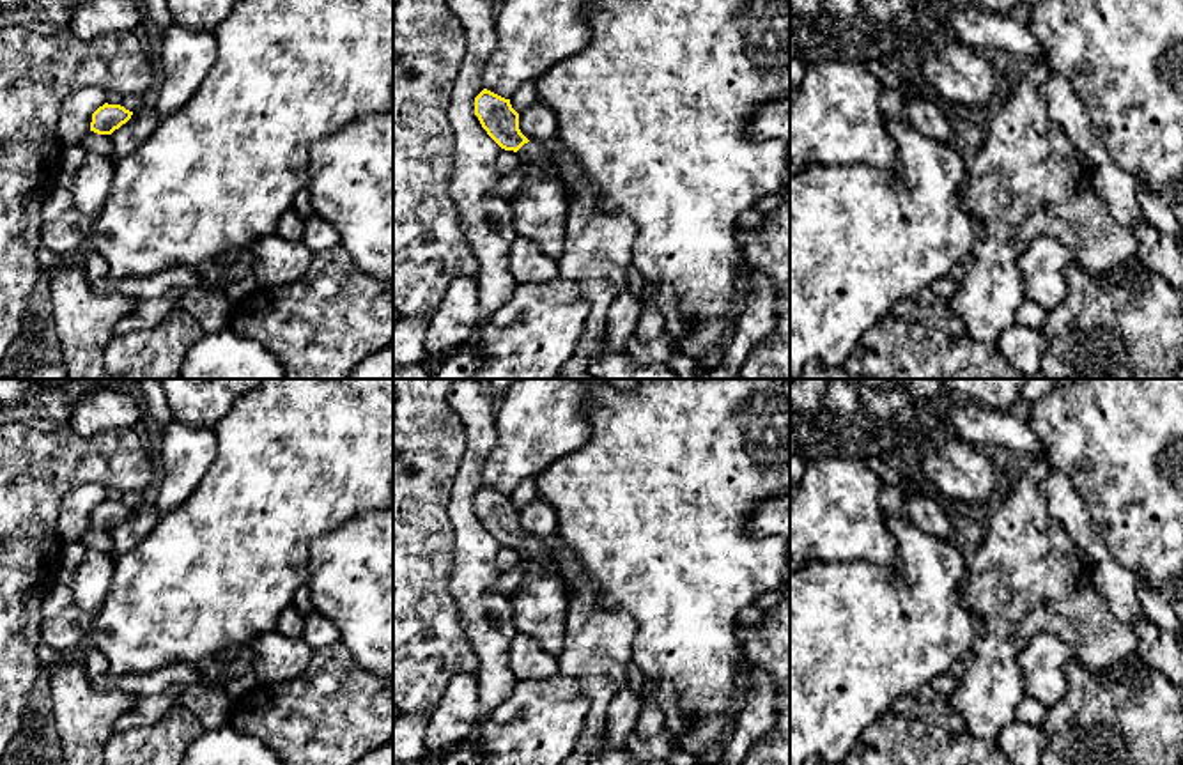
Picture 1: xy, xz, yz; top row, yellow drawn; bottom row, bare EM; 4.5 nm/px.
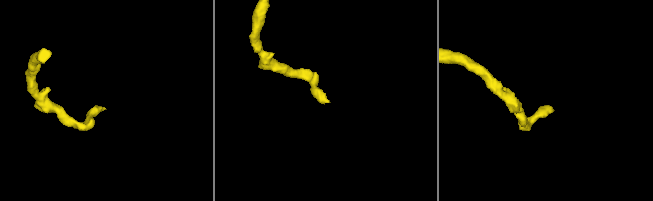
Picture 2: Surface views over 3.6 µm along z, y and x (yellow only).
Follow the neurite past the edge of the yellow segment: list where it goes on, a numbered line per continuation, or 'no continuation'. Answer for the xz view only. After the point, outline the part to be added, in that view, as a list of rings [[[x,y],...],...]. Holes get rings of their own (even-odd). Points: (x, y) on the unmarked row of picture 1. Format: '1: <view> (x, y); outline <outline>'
1: xz (532, 549); outline [[[530,537],[528,540],[524,540],[519,547],[519,556],[524,561],[540,561],[545,565],[547,574],[554,574],[563,577],[558,561],[554,560],[554,552],[553,547],[545,542],[545,540],[538,540]],[[563,577],[565,579],[565,577]],[[565,579],[567,583],[567,591],[572,590],[572,584]]]

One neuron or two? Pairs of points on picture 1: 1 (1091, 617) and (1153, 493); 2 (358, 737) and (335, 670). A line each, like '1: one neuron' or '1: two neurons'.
1: two neurons
2: one neuron

